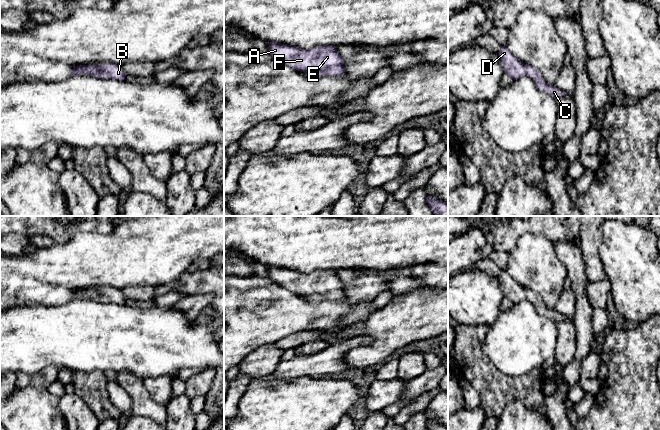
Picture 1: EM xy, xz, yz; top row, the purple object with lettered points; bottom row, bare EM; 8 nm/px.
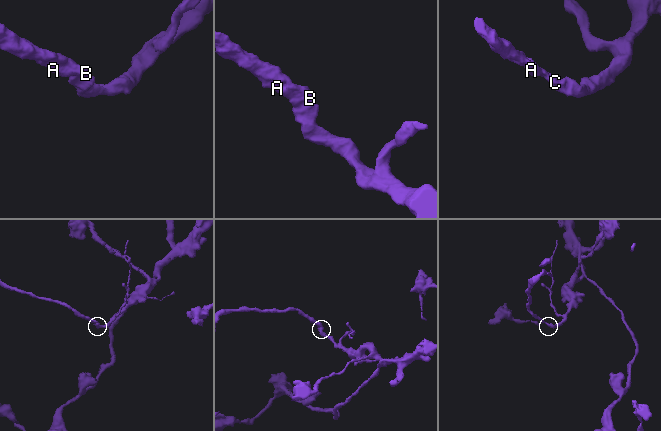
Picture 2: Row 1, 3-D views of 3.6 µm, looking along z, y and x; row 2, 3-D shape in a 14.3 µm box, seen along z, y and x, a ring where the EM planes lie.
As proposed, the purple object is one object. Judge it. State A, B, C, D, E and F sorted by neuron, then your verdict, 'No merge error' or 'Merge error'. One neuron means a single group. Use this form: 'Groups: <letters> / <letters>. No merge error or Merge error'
Groups: A B C D E F. No merge error

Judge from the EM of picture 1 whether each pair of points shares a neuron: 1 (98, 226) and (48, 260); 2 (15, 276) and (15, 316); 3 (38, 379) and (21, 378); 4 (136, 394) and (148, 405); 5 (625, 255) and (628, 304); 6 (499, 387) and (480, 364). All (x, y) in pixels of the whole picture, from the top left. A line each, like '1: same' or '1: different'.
1: different
2: different
3: same
4: same
5: same
6: same

